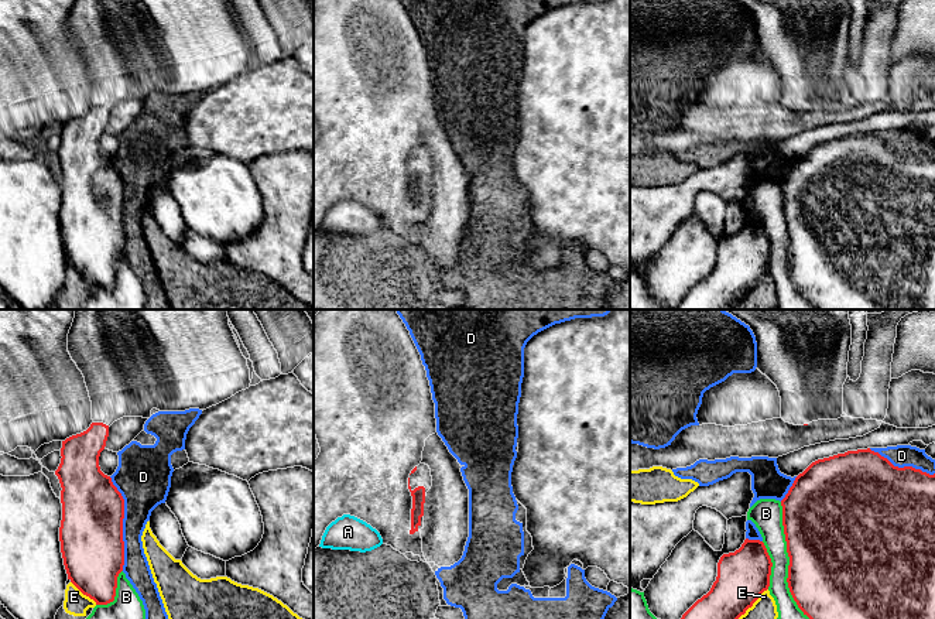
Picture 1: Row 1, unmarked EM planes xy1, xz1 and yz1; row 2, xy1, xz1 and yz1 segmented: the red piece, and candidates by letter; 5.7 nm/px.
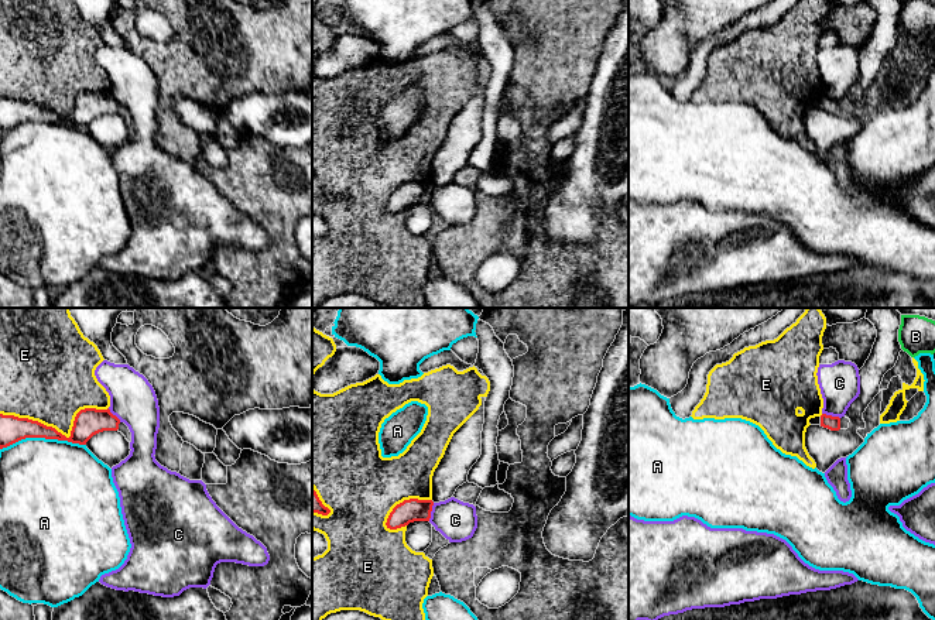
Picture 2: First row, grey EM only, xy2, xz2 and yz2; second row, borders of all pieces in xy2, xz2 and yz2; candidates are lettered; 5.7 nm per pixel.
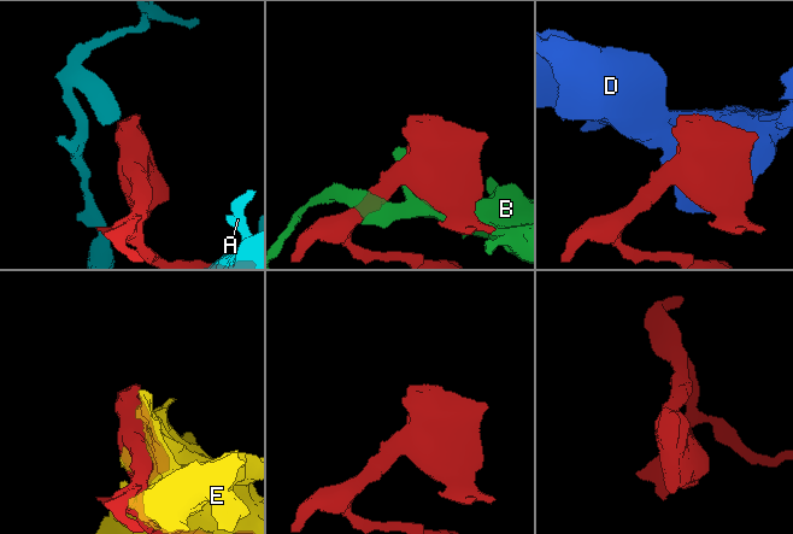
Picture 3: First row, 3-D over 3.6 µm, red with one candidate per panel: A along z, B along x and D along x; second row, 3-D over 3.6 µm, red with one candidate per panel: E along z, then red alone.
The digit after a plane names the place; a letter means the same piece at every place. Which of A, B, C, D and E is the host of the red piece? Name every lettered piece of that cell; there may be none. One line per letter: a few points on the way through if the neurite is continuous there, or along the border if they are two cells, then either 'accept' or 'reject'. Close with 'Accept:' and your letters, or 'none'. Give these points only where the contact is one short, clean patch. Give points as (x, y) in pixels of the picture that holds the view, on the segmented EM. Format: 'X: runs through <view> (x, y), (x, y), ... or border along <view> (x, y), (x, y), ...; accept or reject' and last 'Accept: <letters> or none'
A: reject
B: reject
C: border along xz2 (434, 503), (428, 520); reject
D: reject
E: reject
Accept: none

